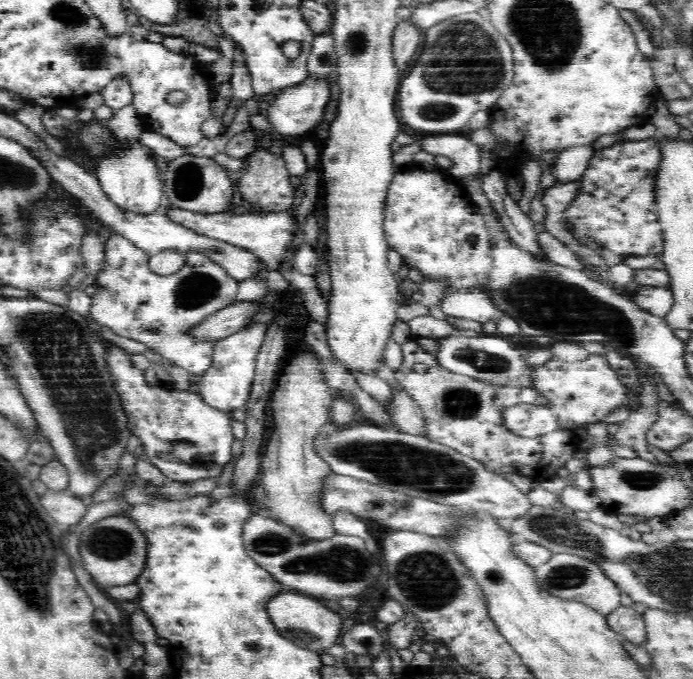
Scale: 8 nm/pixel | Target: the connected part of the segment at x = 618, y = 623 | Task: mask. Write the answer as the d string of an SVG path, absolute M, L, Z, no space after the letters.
M620 603L605 617L608 626L614 632L624 635L624 638L634 644L643 645L646 636L644 619L633 607Z

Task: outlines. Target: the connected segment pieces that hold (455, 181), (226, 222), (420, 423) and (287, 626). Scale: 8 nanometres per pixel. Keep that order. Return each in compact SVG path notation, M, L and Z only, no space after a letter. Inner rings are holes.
M412 161L401 168L393 164L390 168L390 184L383 197L382 228L388 248L396 250L403 258L403 264L409 269L419 270L424 280L430 284L439 284L443 292L439 294L439 307L450 317L487 322L494 318L498 309L494 299L494 269L496 264L496 248L489 225L470 191L461 180L451 174L450 168L436 166L436 170L425 170ZM474 234L477 241L469 241L468 235Z
M169 205L166 210L164 210L164 215L166 215L170 221L189 228L206 238L246 249L260 260L262 265L272 269L278 264L284 246L286 246L286 244L290 242L290 238L292 238L292 219L290 219L290 213L288 213L288 211L267 215L241 210L216 214L202 214Z
M394 390L394 399L389 408L385 408L386 412L398 425L401 432L428 438L428 425L420 409L413 398L406 394L404 390Z
M284 587L282 591L270 597L270 600L266 600L266 612L273 626L283 637L294 641L294 644L301 645L302 648L316 651L329 648L336 643L336 639L340 635L342 621L336 612L326 608L320 602L323 601Z

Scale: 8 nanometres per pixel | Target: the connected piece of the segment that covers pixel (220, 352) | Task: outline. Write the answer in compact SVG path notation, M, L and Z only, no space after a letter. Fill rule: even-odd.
M256 323L247 329L242 328L234 332L227 338L212 342L212 362L208 370L204 370L197 387L200 399L207 406L229 416L233 411L246 406L255 374L257 351L263 342L264 328L266 324Z

